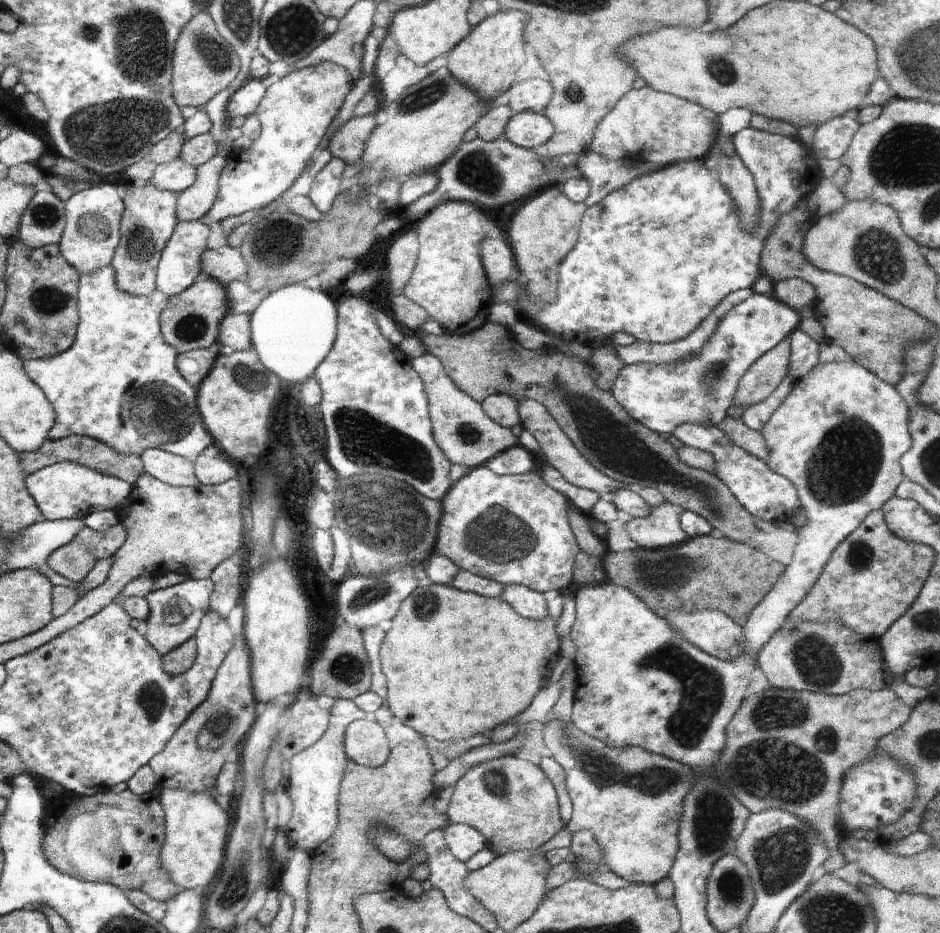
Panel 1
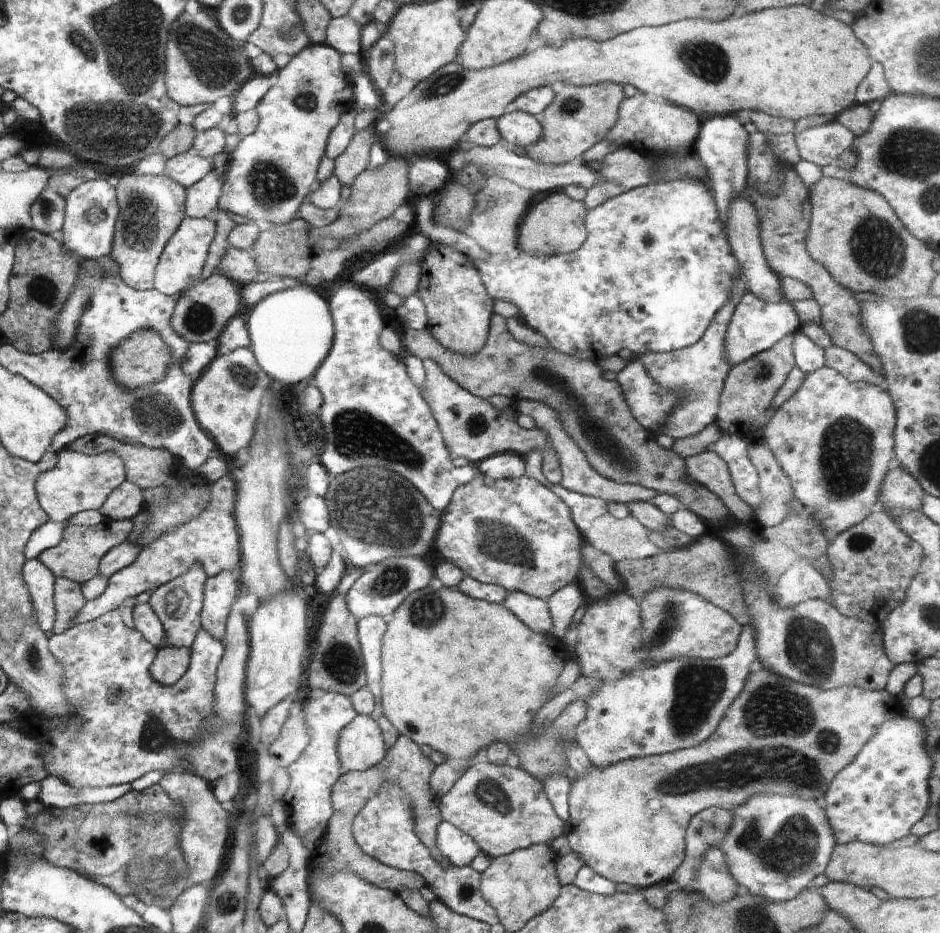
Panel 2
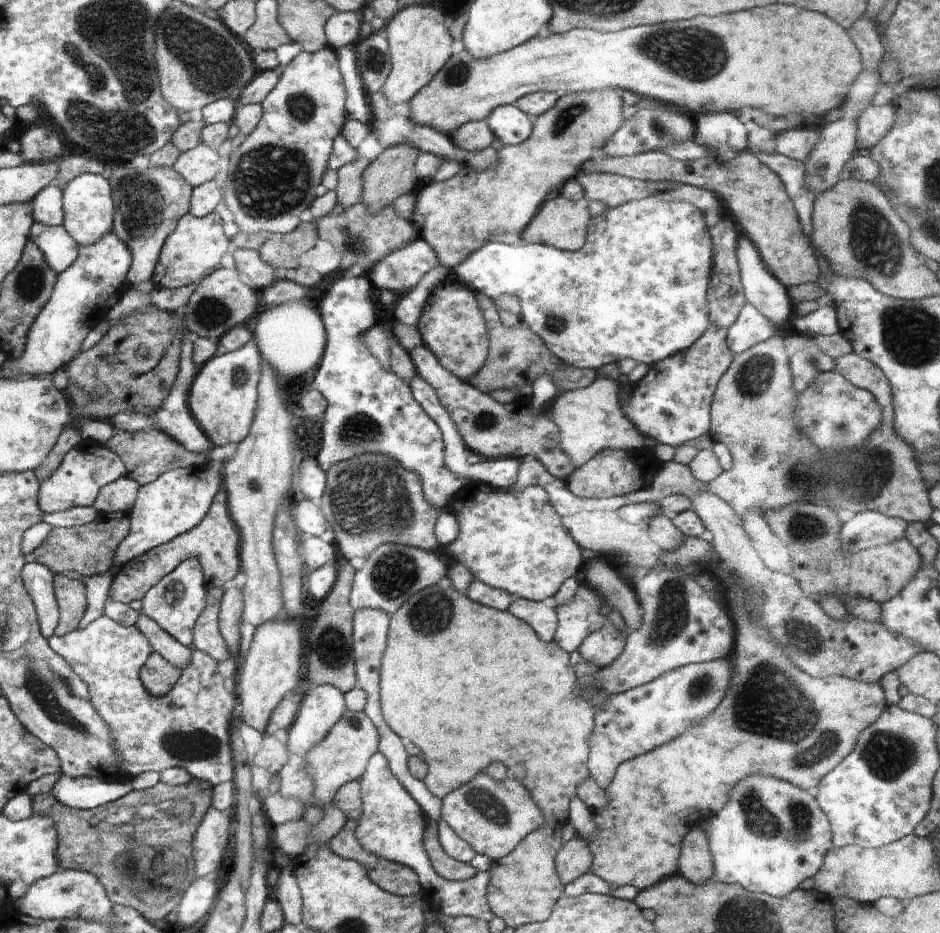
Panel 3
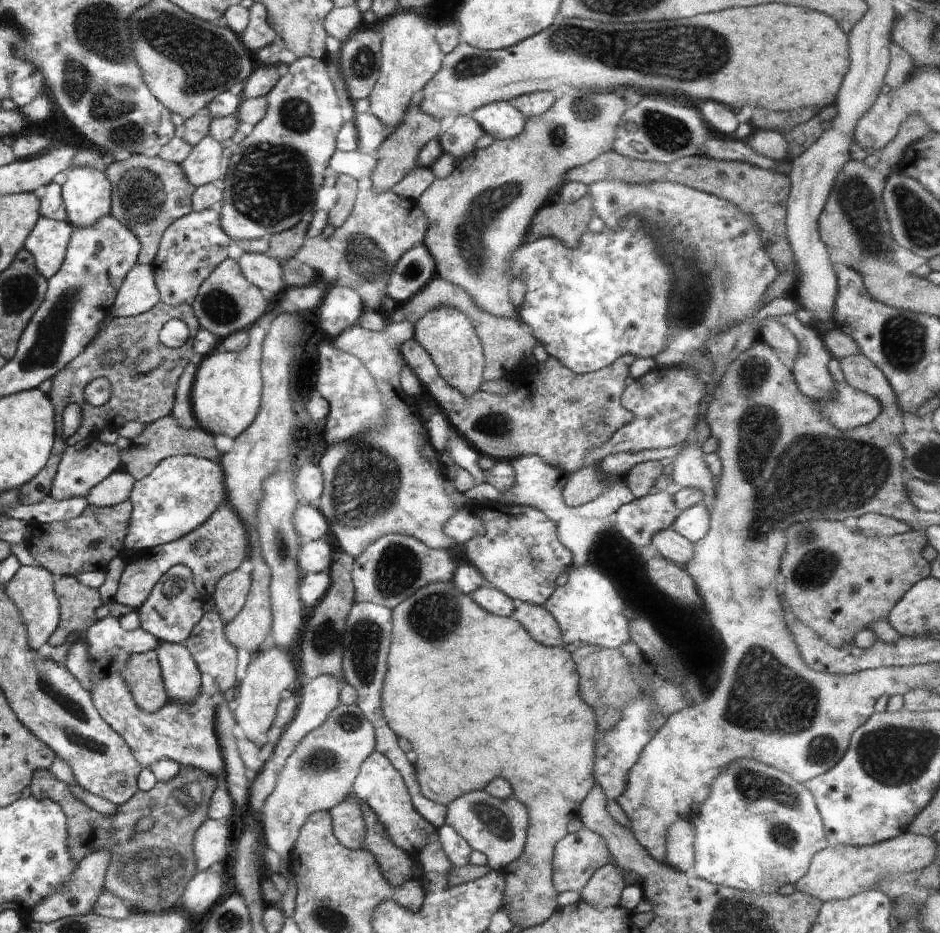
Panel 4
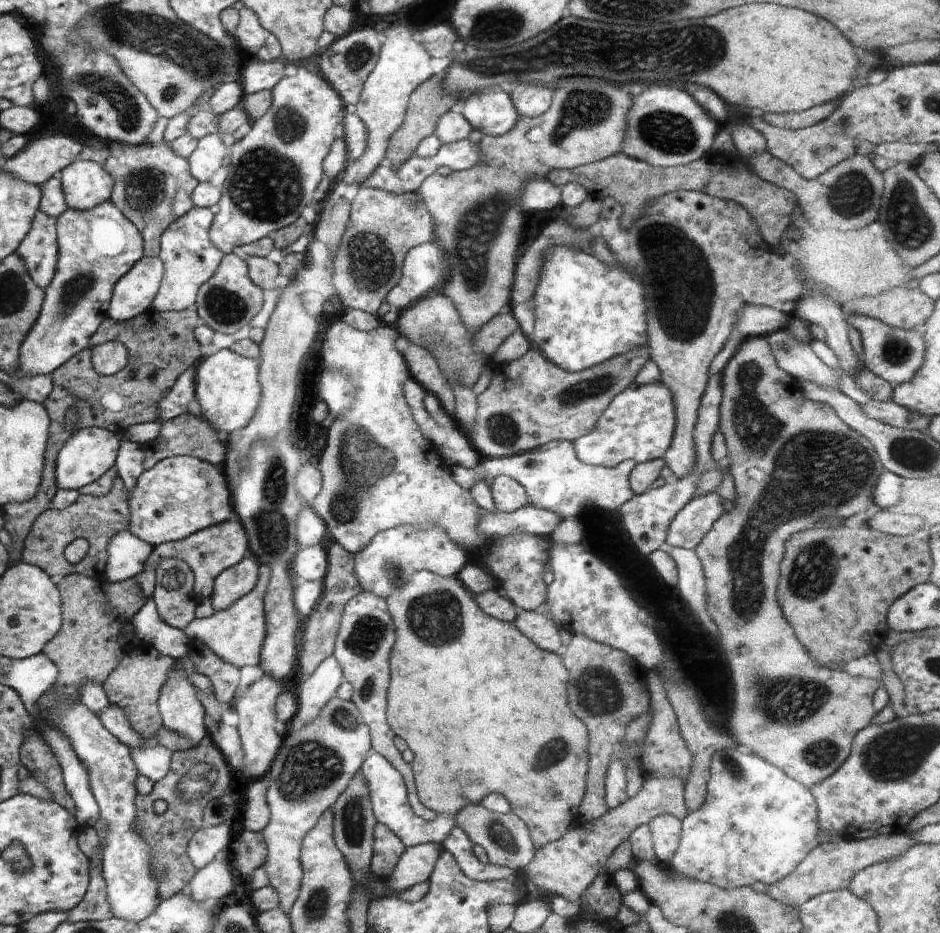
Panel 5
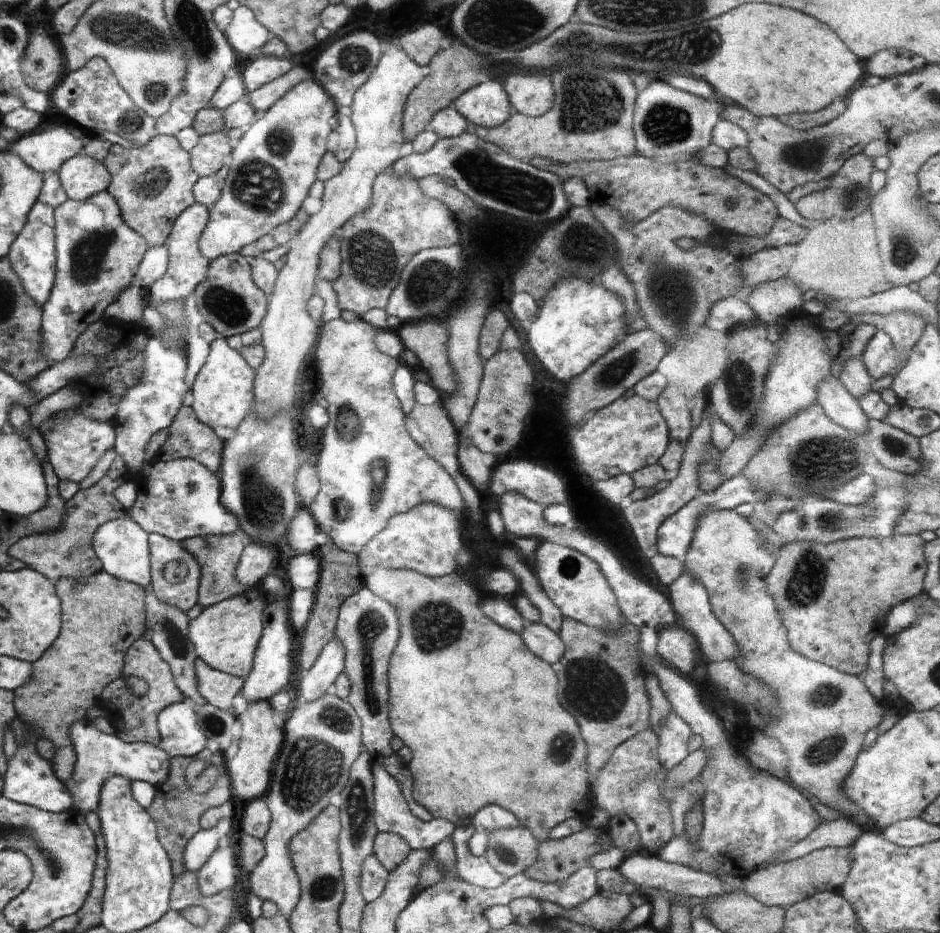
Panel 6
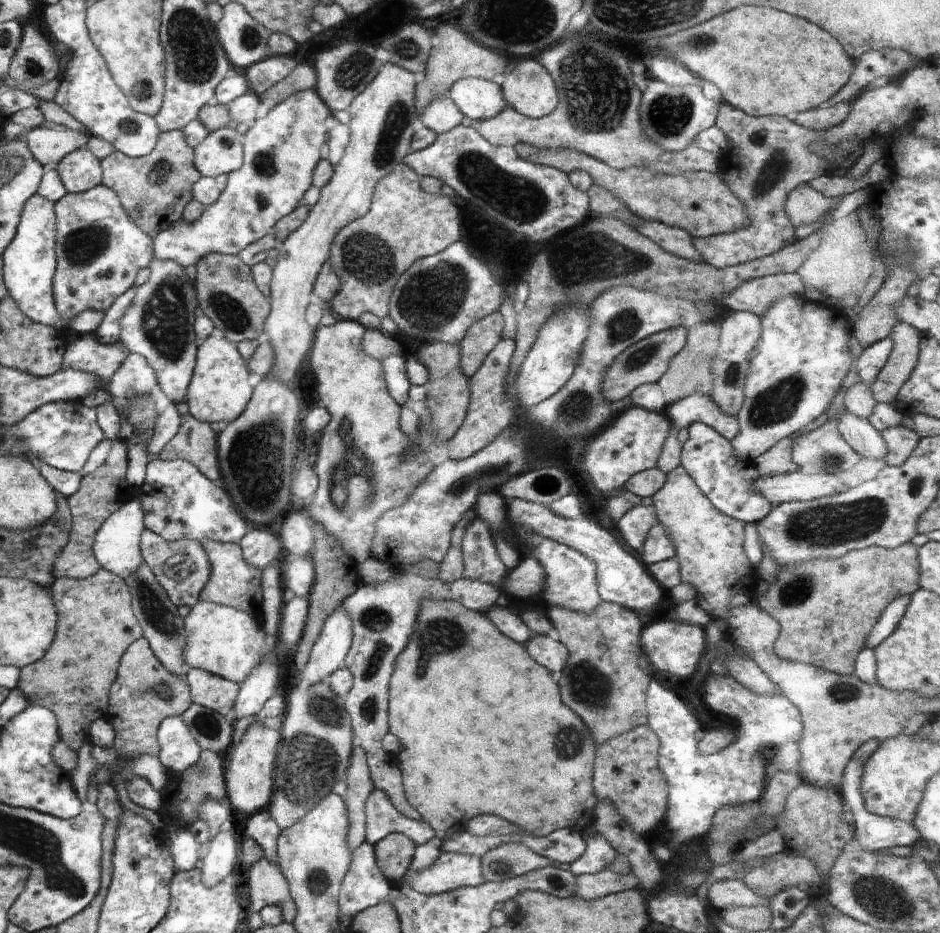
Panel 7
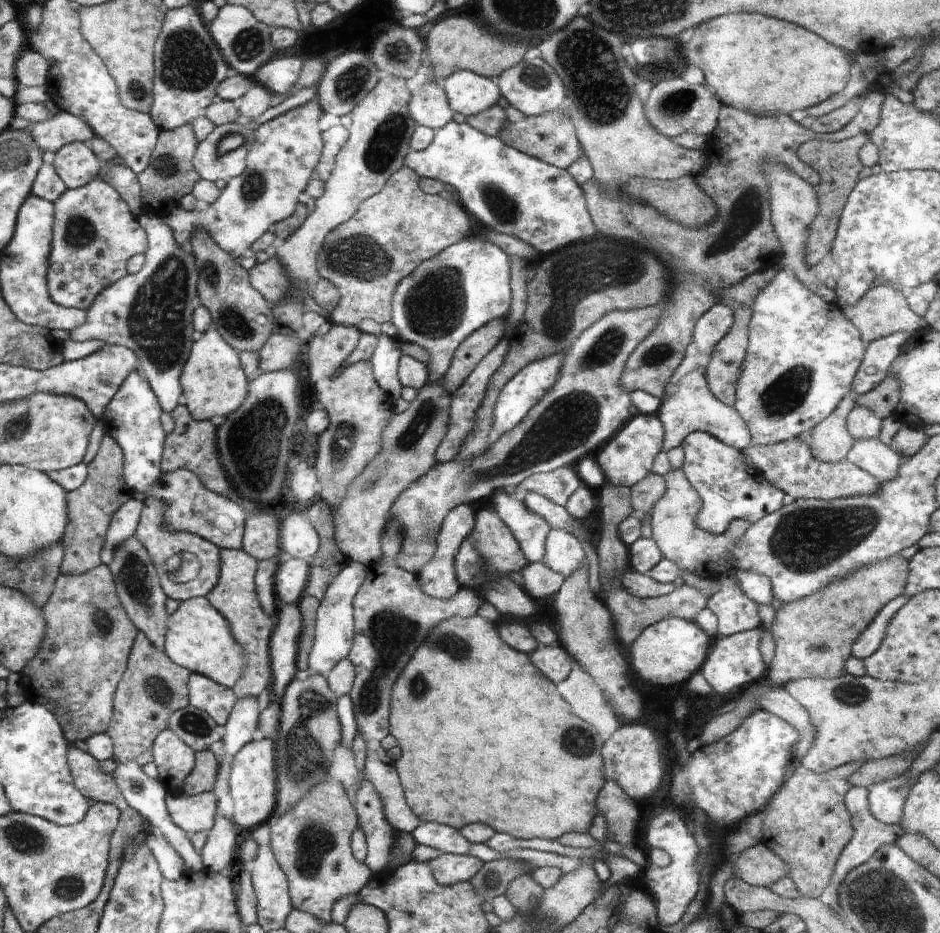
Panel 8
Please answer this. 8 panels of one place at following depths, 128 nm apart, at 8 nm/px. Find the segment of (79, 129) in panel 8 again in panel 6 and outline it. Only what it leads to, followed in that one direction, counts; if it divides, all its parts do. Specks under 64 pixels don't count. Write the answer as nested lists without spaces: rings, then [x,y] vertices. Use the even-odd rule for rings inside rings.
[[[55,127],[45,132],[34,132],[27,135],[21,135],[16,141],[12,141],[9,146],[14,154],[21,155],[22,162],[26,166],[31,166],[38,174],[43,177],[51,173],[56,173],[69,158],[76,157],[82,153],[86,139],[74,136],[66,127]]]

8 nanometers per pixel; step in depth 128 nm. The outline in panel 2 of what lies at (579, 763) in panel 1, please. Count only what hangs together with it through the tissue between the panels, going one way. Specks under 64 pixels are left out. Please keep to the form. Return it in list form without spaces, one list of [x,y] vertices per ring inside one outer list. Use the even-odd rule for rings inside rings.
[[[757,663],[746,686],[706,742],[684,750],[630,758],[610,766],[590,764],[590,772],[578,776],[569,790],[568,844],[583,857],[586,865],[610,882],[626,883],[638,890],[670,882],[684,862],[685,832],[694,814],[710,806],[736,810],[756,794],[800,796],[821,803],[834,776],[857,757],[882,723],[902,716],[895,696],[886,689],[871,691],[842,686],[838,690],[822,690],[782,678]]]

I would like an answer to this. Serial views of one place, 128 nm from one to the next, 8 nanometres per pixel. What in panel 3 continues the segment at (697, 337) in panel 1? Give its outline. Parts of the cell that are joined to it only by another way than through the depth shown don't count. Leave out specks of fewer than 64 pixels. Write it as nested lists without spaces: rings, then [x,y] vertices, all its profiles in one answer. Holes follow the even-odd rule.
[[[710,325],[692,345],[648,367],[646,376],[630,385],[630,394],[619,400],[620,408],[640,434],[650,436],[657,444],[677,447],[689,440],[709,434],[710,406],[722,374],[730,368],[733,352],[727,342],[727,331]]]

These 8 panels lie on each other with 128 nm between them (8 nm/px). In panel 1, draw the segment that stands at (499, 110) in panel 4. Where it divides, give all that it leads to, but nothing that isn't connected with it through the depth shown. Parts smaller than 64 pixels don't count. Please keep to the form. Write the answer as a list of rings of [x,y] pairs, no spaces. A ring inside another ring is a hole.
[[[524,111],[512,115],[503,135],[512,144],[531,149],[544,144],[552,132],[554,128],[542,112]]]

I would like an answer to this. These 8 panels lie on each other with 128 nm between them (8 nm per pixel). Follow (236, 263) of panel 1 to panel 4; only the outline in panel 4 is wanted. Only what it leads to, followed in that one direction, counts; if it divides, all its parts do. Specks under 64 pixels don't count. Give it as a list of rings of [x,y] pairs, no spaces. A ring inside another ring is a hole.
[[[246,252],[235,261],[238,262],[244,278],[260,290],[268,290],[278,297],[286,288],[281,263],[266,253]]]

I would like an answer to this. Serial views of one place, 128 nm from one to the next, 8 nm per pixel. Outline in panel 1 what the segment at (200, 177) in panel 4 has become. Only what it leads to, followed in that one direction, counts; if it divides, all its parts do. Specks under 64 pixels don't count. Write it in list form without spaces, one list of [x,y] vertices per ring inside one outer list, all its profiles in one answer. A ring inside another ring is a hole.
[[[179,158],[174,162],[159,164],[146,185],[156,186],[158,190],[167,190],[174,194],[186,190],[197,178],[197,168],[192,164],[186,164]]]

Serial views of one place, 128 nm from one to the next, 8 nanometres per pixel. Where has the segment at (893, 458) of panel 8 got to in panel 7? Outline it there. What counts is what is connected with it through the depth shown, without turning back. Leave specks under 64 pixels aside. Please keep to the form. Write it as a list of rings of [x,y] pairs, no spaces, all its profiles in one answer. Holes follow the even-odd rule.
[[[844,408],[844,412],[840,412],[840,418],[834,422],[836,428],[840,431],[840,434],[844,437],[844,440],[854,448],[864,458],[874,458],[874,460],[884,460],[886,454],[888,454],[888,448],[886,448],[886,442],[882,435],[864,418],[858,418],[856,414],[848,412]]]

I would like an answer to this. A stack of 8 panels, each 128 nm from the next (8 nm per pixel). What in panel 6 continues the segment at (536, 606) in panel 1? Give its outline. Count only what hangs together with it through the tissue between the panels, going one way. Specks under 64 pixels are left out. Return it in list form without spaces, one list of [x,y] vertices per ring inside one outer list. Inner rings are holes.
[[[540,622],[526,624],[526,628],[522,628],[522,638],[528,650],[550,664],[558,662],[566,650],[560,635]]]

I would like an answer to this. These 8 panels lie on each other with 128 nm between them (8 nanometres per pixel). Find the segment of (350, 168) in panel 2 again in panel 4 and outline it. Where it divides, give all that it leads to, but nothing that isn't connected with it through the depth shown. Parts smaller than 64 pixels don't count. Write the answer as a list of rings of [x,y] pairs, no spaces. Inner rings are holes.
[[[337,175],[334,185],[338,196],[334,207],[329,210],[327,224],[332,224],[334,228],[342,226],[352,212],[356,196],[358,196],[358,180],[350,175]]]

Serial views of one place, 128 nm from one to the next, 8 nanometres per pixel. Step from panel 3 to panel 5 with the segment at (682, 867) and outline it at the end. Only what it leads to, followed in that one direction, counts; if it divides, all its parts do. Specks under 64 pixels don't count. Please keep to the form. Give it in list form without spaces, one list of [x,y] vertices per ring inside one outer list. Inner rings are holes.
[[[662,815],[654,820],[647,822],[652,841],[654,842],[654,854],[662,862],[670,862],[674,856],[678,842],[682,838],[682,822],[672,815]]]

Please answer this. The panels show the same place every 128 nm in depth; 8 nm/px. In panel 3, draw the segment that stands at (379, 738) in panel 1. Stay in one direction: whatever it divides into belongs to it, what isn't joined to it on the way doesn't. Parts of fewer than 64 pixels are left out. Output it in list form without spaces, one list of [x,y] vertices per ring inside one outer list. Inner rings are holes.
[[[346,709],[342,718],[332,726],[326,738],[308,752],[308,774],[314,778],[314,796],[318,804],[325,806],[346,782],[359,780],[364,774],[372,754],[378,752],[379,736],[374,723],[364,711]]]

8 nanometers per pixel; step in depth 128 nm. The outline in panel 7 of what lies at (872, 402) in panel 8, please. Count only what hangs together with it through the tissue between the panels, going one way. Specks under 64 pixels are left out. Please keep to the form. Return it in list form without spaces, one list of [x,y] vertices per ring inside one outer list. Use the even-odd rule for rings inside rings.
[[[904,321],[898,322],[892,328],[890,338],[894,341],[894,348],[876,382],[870,385],[877,402],[888,404],[895,402],[900,388],[910,378],[916,366],[920,337],[921,333]]]

